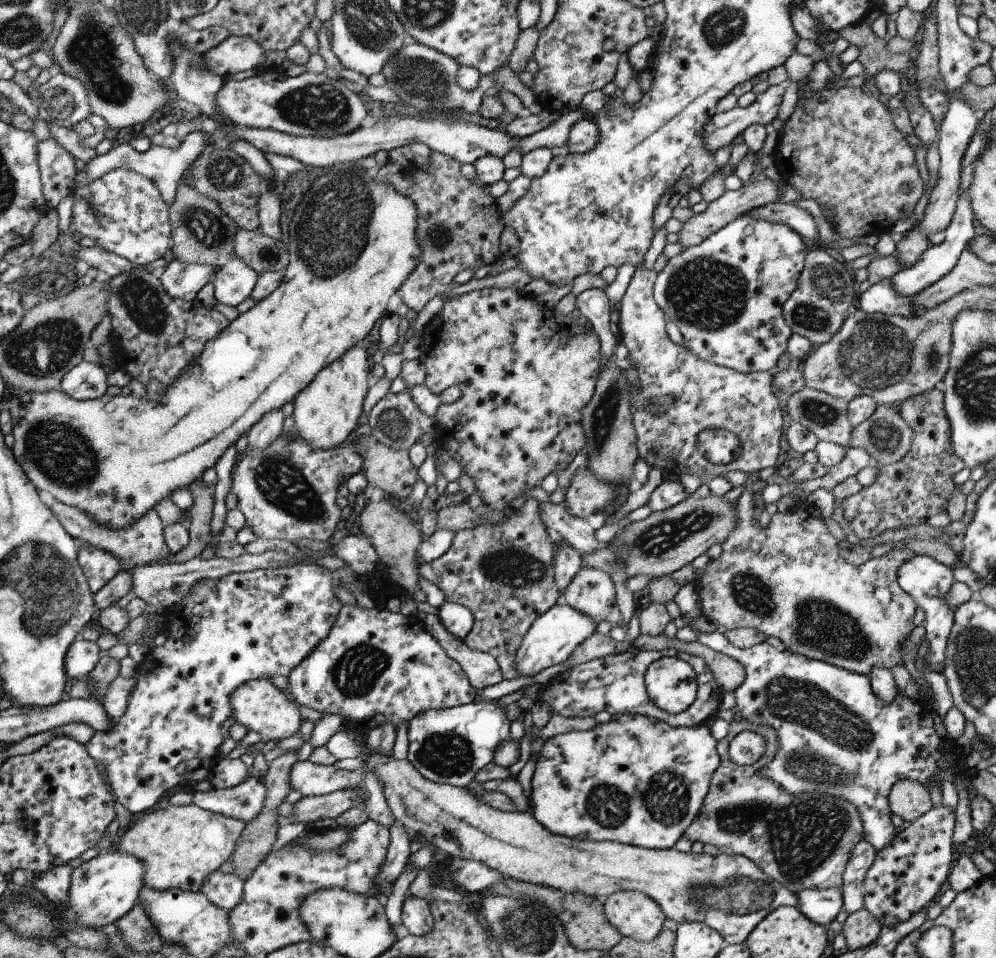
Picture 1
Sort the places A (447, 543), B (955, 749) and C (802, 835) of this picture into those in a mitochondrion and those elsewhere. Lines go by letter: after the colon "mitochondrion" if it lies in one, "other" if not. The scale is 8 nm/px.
A: other
B: other
C: mitochondrion

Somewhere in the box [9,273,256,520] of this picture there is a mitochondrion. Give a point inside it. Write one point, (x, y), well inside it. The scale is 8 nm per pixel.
(51, 445)

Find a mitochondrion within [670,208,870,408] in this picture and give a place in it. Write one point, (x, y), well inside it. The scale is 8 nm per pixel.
(813, 314)

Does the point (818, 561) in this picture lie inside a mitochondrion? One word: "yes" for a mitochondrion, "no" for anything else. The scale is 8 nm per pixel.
no

